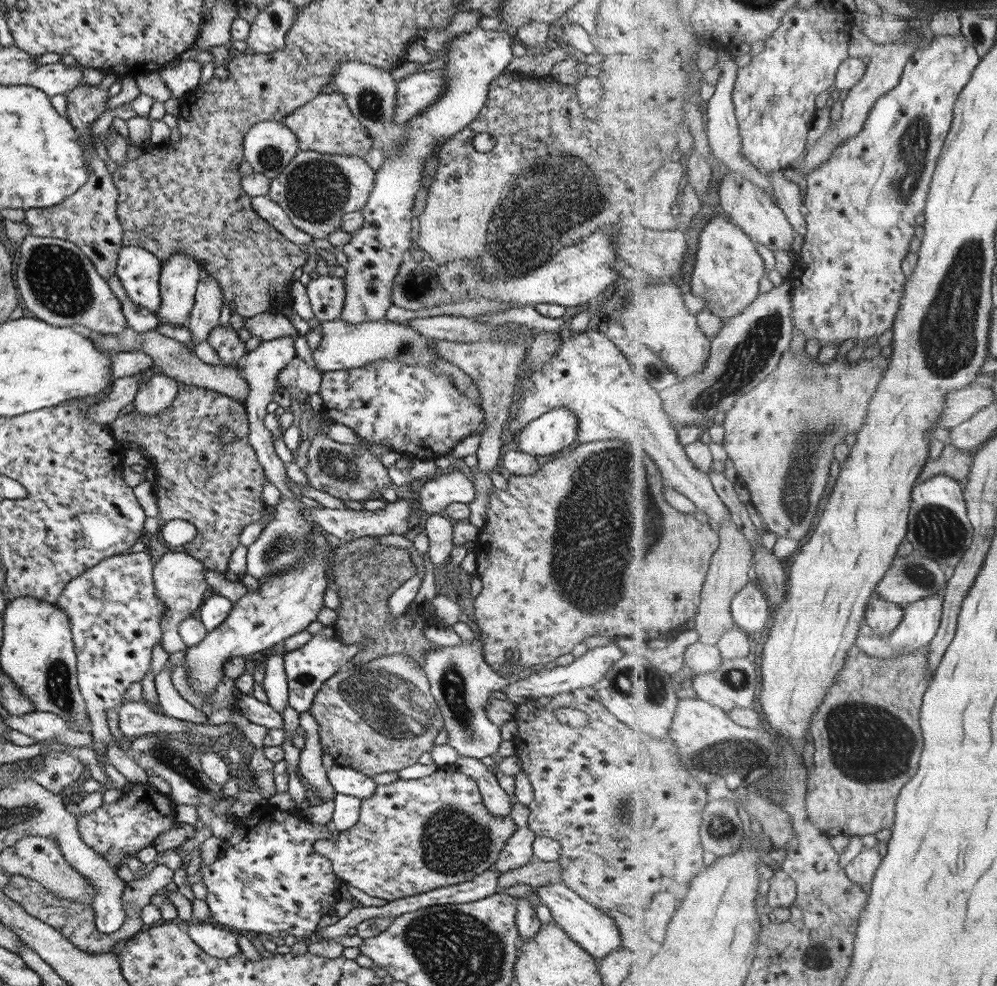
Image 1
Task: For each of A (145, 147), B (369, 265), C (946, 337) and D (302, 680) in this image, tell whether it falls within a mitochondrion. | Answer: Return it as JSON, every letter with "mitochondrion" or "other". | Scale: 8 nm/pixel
{"A":"other","B":"other","C":"mitochondrion","D":"mitochondrion"}

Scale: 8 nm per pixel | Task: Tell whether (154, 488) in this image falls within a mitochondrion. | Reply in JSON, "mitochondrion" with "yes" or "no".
{"mitochondrion":"no"}

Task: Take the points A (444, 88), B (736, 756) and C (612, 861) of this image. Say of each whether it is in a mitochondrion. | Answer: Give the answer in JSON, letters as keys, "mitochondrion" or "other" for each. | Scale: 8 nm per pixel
{"A":"other","B":"mitochondrion","C":"mitochondrion"}

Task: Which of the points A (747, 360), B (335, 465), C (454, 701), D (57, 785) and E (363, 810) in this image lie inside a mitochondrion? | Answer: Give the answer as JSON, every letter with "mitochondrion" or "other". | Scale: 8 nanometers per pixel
{"A":"mitochondrion","B":"mitochondrion","C":"mitochondrion","D":"other","E":"other"}

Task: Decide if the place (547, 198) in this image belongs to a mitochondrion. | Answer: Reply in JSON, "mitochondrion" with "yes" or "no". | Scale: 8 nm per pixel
{"mitochondrion":"yes"}

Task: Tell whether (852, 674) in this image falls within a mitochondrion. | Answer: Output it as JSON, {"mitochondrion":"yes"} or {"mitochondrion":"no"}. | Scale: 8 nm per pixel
{"mitochondrion":"no"}

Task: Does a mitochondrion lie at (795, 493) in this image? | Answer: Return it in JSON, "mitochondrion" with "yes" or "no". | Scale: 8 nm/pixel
{"mitochondrion":"yes"}

